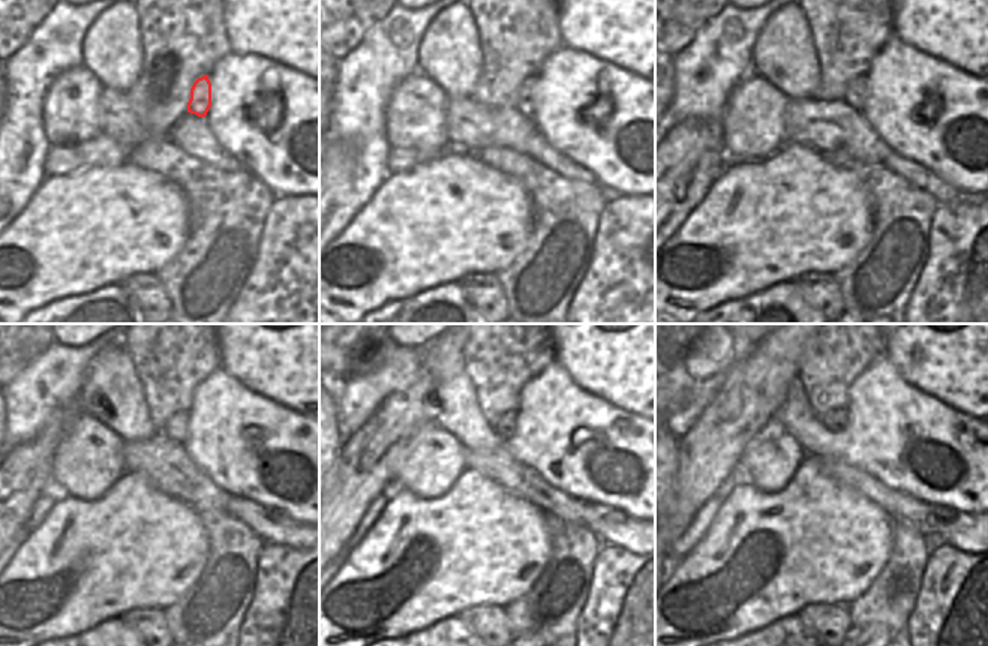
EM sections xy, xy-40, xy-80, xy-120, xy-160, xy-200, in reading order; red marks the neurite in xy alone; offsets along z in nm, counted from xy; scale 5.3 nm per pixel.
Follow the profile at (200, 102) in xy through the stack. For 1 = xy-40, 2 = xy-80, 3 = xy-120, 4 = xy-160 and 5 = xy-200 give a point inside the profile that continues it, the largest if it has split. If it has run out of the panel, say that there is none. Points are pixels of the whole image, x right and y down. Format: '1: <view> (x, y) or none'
1: xy-40 (523, 99)
2: xy-80 (855, 93)
3: xy-120 (176, 427)
4: xy-160 (504, 426)
5: xy-200 (832, 420)

